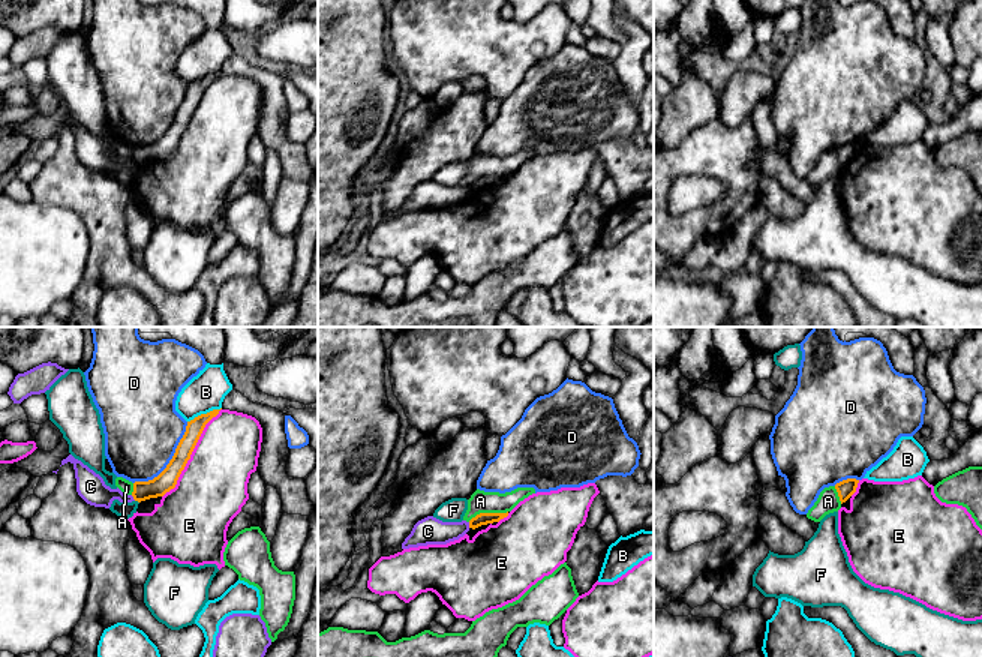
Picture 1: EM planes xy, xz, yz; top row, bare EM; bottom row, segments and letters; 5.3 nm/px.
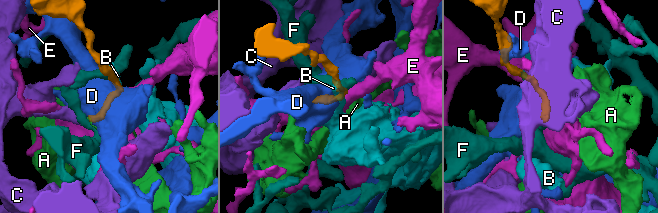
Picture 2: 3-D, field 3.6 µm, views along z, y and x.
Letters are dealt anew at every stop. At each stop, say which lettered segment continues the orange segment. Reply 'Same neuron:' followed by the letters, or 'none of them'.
Same neuron: none of them

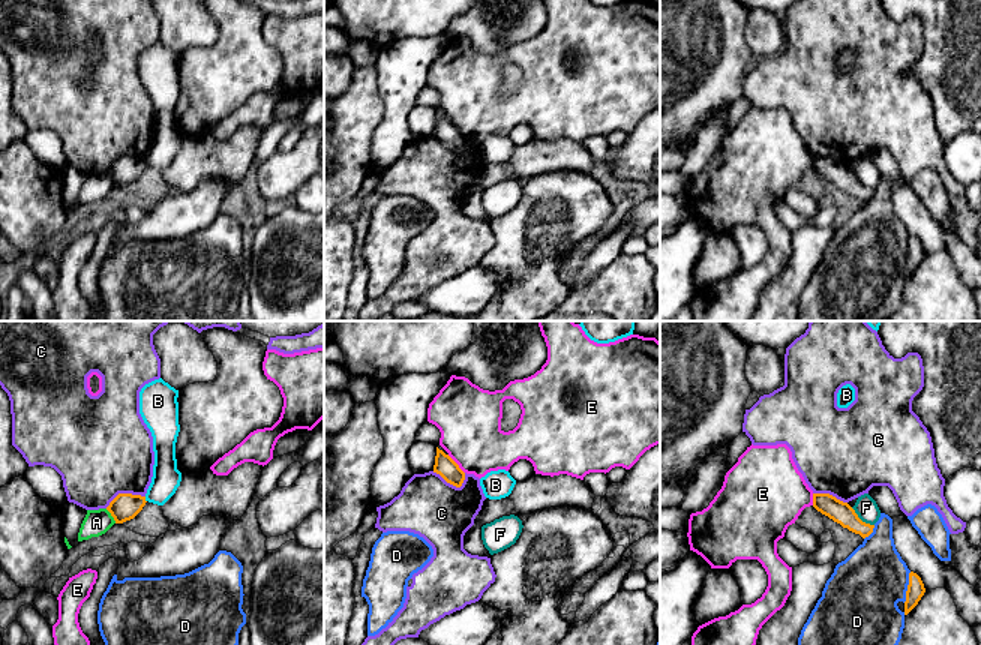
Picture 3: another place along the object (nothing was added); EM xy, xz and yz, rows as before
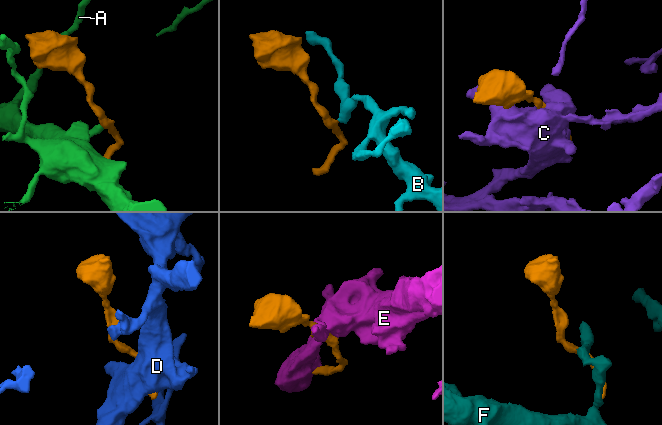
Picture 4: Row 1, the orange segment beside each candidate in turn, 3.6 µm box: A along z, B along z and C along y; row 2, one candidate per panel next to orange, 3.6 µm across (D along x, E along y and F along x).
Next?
Same neuron: none of them

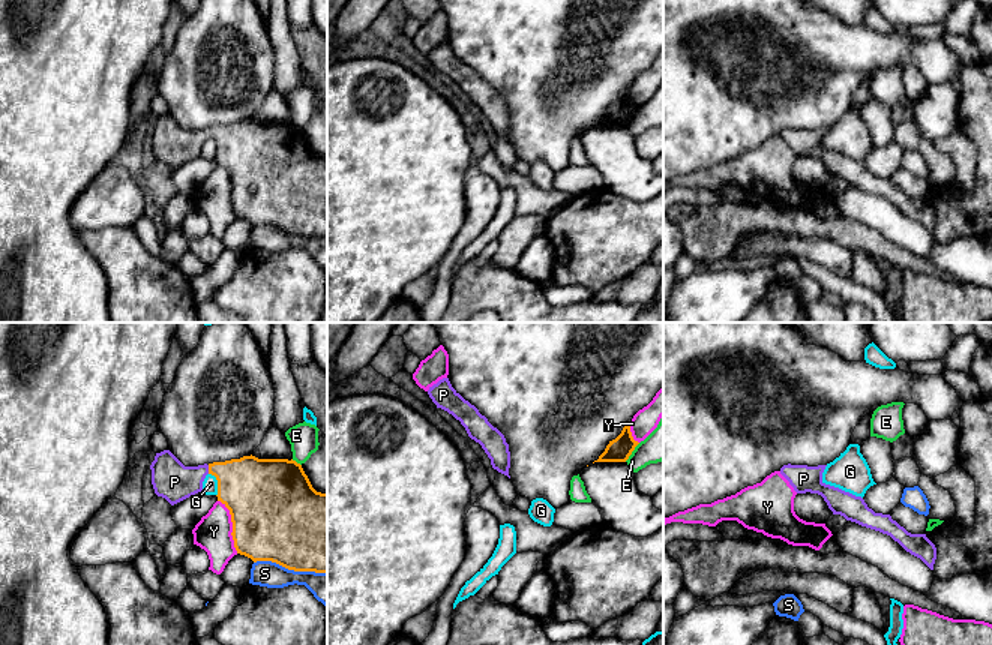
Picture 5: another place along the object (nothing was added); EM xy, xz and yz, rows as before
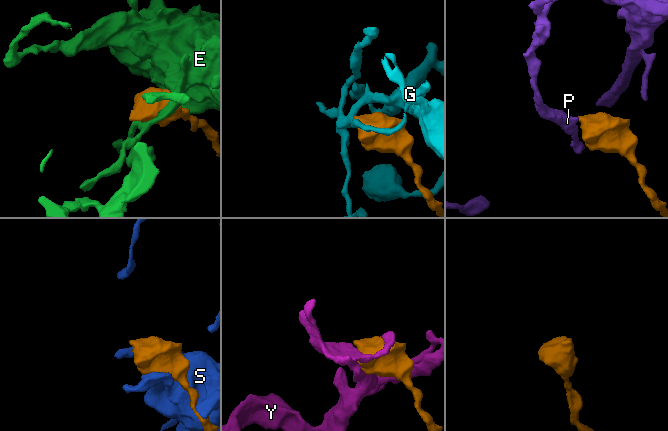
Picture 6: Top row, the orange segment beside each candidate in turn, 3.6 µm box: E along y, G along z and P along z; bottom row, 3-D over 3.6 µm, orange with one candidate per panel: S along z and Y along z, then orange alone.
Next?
Same neuron: P

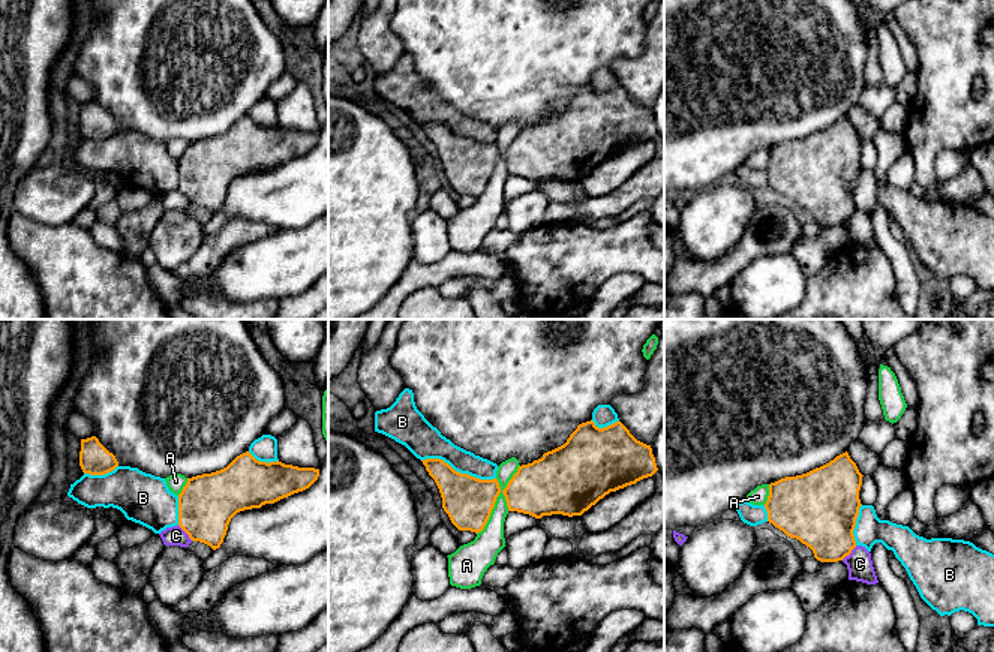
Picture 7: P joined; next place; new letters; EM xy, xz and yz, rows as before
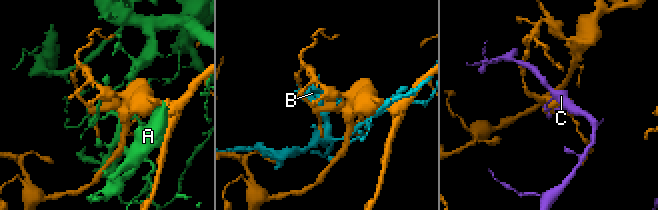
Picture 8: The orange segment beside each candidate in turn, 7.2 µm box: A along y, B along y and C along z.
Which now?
Same neuron: none of them

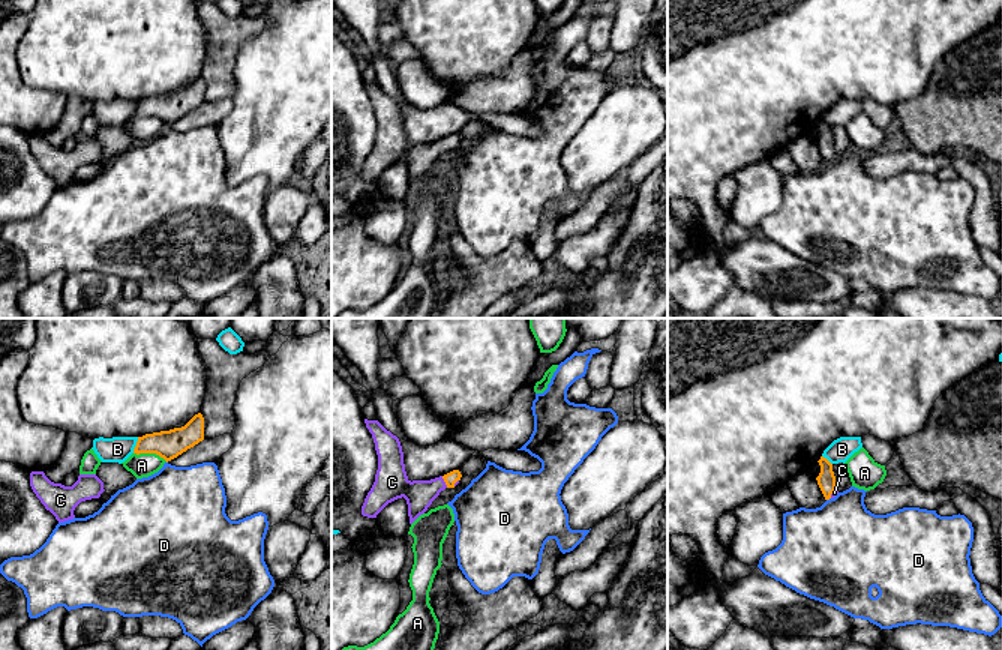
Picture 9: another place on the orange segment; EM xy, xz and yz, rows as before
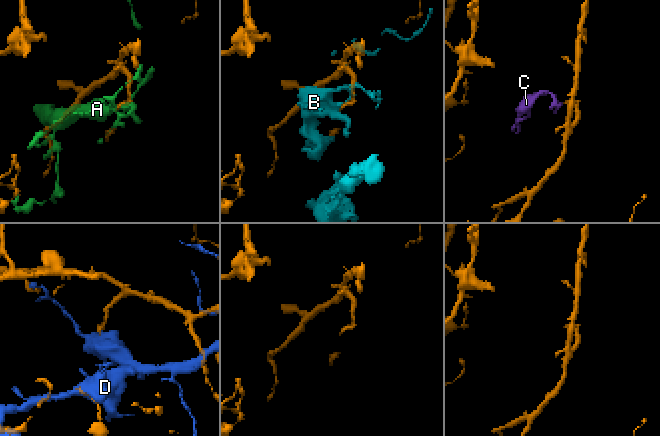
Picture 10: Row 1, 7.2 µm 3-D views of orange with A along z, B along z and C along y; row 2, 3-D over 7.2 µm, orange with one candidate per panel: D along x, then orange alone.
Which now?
Same neuron: C

